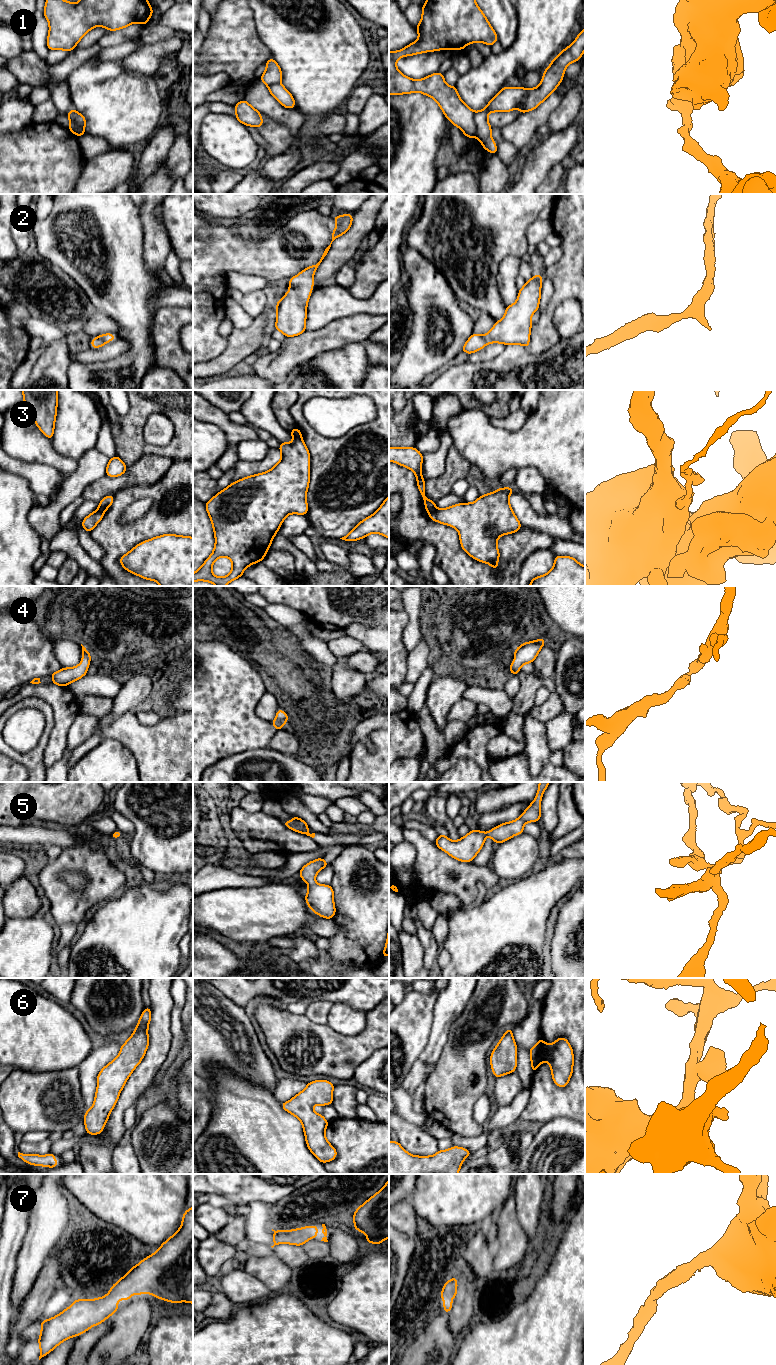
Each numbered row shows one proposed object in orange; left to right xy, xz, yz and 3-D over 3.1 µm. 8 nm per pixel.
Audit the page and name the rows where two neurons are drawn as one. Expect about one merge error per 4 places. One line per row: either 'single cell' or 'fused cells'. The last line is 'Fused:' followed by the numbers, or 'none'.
1: fused cells
2: single cell
3: fused cells
4: single cell
5: single cell
6: single cell
7: single cell
Fused: 1, 3

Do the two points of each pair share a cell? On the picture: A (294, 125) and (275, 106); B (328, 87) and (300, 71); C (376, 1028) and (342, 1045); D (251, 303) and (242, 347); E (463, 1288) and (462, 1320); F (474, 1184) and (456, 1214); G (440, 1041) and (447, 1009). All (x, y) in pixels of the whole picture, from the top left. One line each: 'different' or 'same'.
A: same
B: same
C: same
D: different
E: same
F: same
G: same

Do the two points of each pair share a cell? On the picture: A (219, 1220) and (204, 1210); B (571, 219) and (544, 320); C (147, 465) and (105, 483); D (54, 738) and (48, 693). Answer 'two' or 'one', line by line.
A: one
B: one
C: one
D: one

